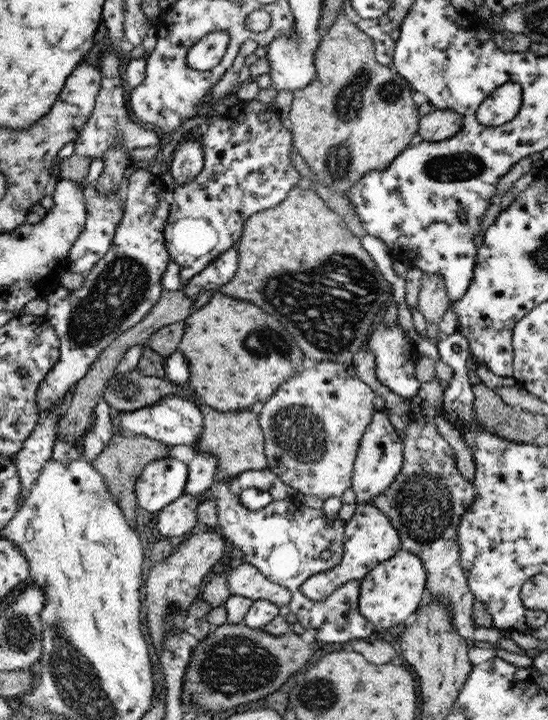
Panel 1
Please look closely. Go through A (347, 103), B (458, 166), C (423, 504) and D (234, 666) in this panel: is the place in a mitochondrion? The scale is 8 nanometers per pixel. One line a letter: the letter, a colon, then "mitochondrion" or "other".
A: mitochondrion
B: mitochondrion
C: mitochondrion
D: mitochondrion

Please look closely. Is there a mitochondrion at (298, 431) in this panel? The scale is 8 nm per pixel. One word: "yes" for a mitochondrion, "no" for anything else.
yes

